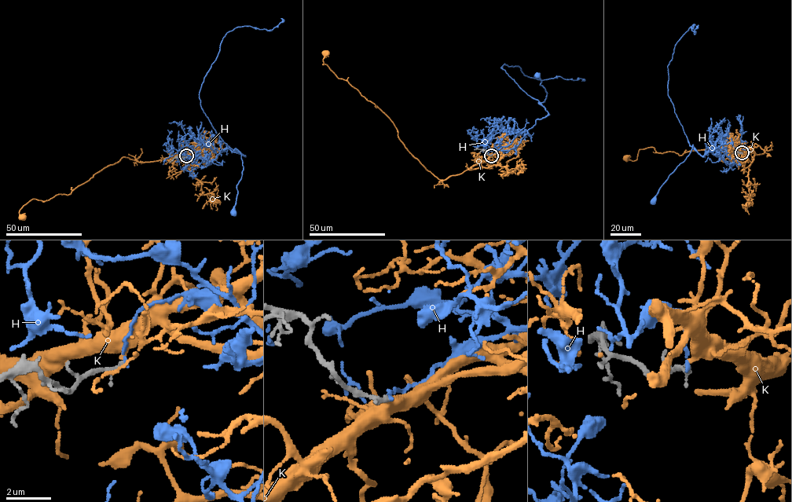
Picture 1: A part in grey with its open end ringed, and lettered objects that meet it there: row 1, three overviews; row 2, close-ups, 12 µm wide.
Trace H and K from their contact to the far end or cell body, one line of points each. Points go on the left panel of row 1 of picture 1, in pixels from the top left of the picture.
H: (186, 155), (192, 152), (214, 159), (228, 148), (244, 156), (235, 149), (243, 170), (234, 213)
K: (186, 155), (144, 163), (122, 157), (70, 194), (43, 201), (31, 199), (20, 210), (20, 219), (22, 217)

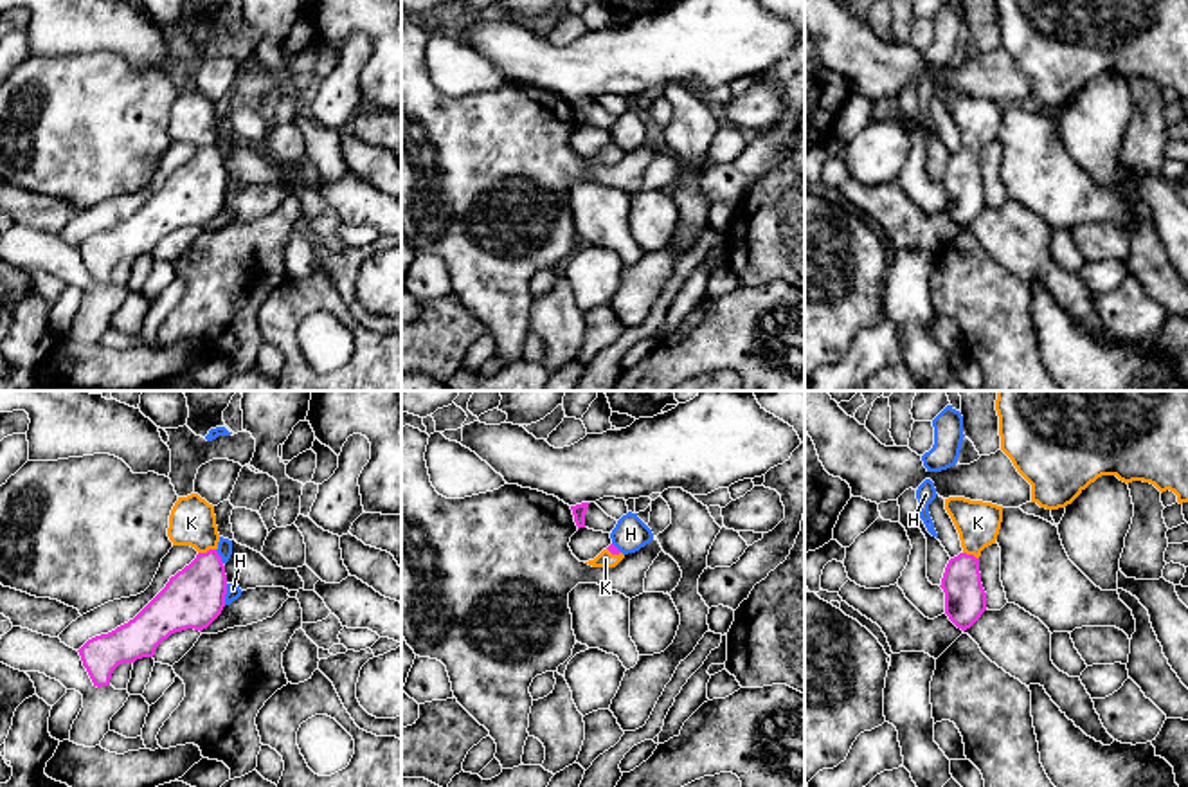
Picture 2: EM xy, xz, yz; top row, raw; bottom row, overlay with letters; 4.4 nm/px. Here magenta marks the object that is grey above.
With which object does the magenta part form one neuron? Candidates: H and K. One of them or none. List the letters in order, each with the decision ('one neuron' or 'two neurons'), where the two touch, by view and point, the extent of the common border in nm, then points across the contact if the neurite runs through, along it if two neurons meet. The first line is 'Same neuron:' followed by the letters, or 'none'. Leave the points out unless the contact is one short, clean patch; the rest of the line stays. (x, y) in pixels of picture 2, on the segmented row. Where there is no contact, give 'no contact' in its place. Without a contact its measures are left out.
Same neuron: K
H: two neurons | xy (225, 593) | 100 nm | along xy (227, 584), (224, 604)
K: one neuron | xy (207, 551) | 80 nm | across xy (195, 597), (207, 571), (207, 551), (202, 533), (191, 523)

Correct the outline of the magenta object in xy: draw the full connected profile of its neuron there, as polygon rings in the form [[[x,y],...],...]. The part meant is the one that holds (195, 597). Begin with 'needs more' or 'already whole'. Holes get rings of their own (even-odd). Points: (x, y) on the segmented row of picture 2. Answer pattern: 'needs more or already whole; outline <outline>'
needs more; outline [[[198,493],[178,497],[169,515],[167,537],[173,546],[191,546],[198,551],[196,558],[169,578],[166,587],[128,623],[108,634],[88,639],[77,652],[94,686],[108,686],[113,670],[122,663],[135,663],[153,657],[157,647],[175,632],[187,629],[207,629],[223,611],[227,594],[227,574],[218,555],[220,533],[214,506]]]

